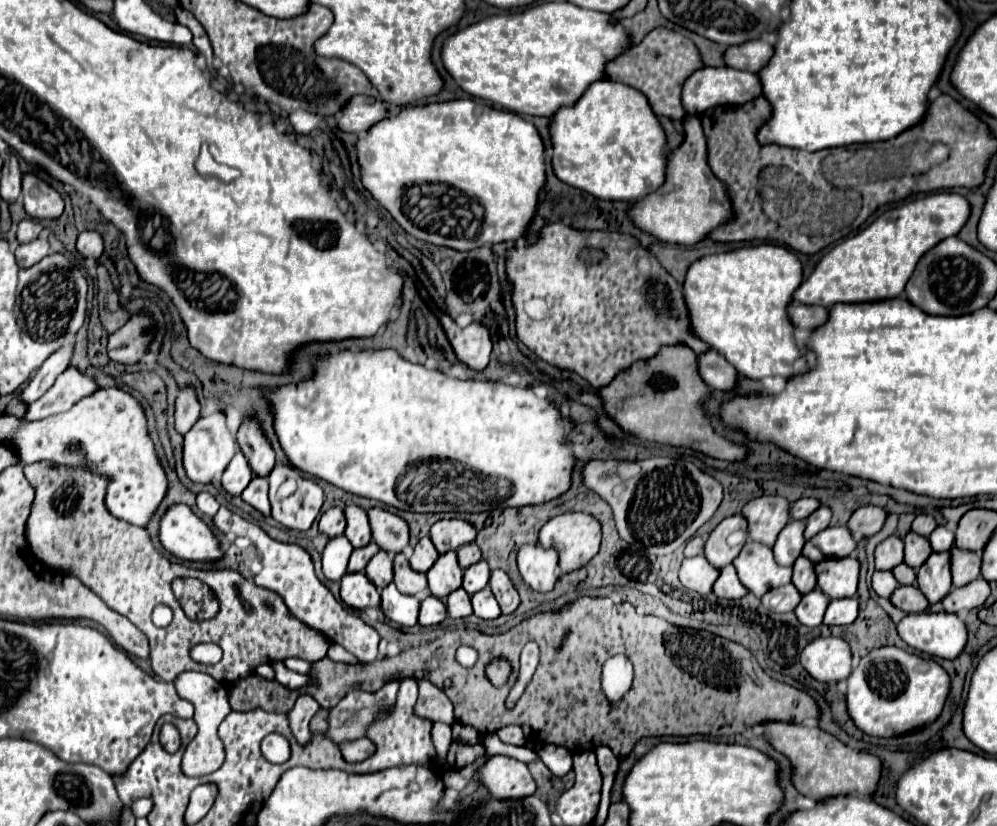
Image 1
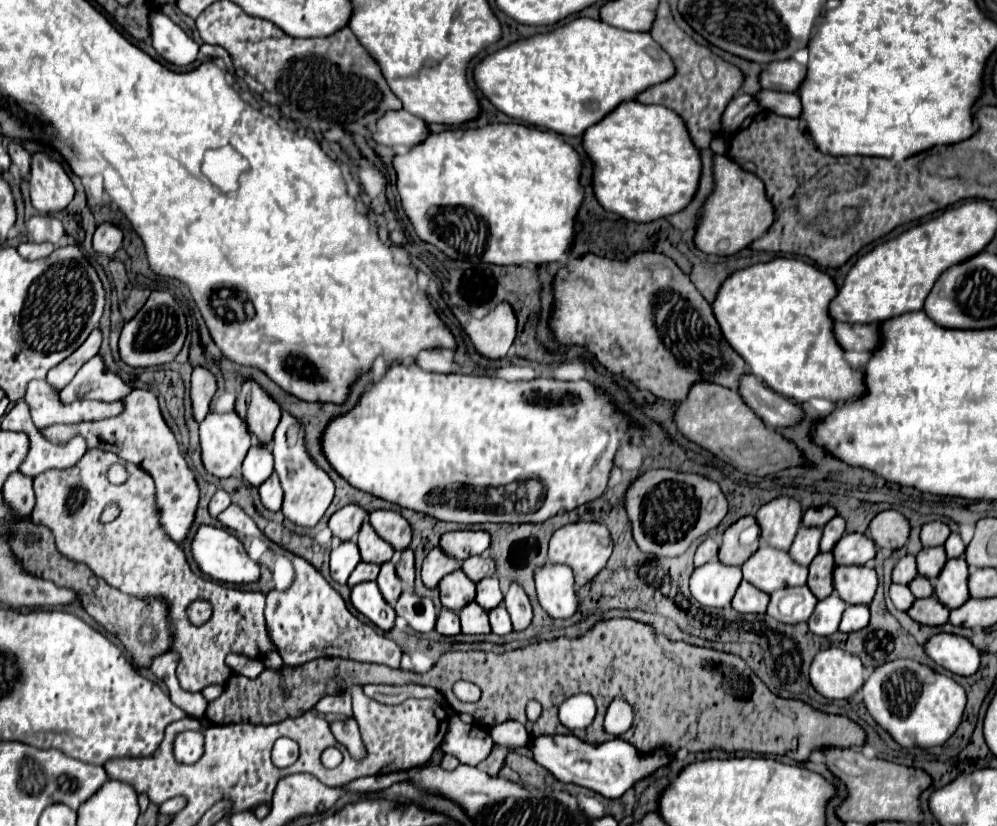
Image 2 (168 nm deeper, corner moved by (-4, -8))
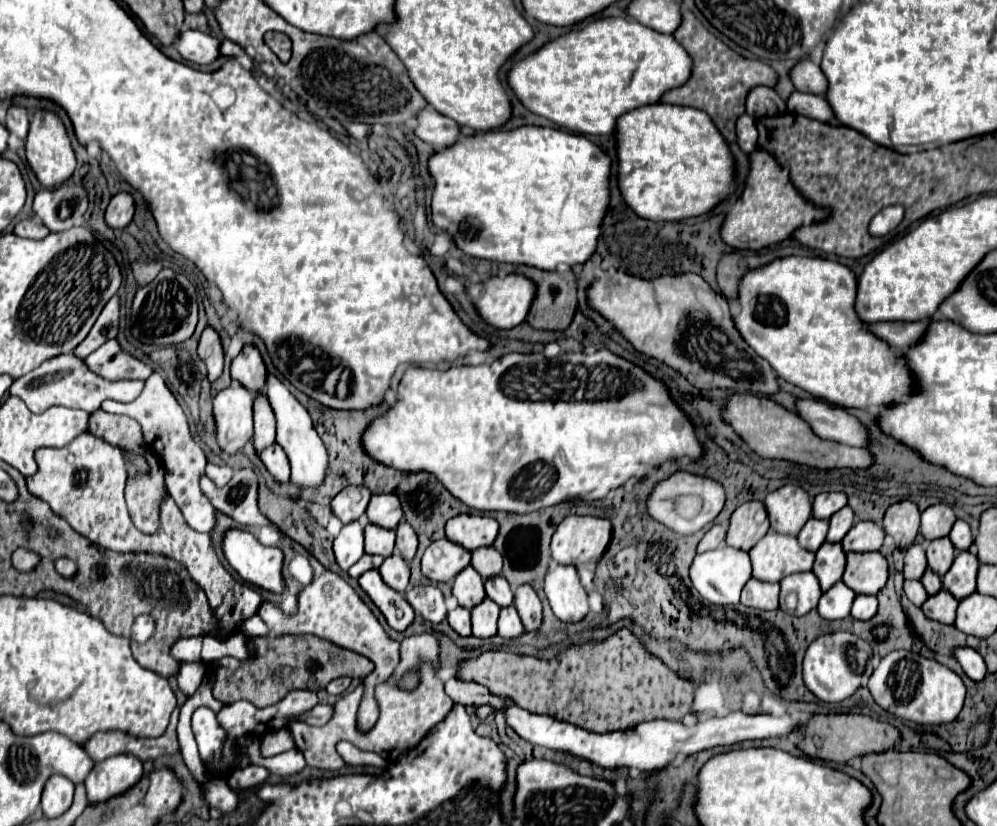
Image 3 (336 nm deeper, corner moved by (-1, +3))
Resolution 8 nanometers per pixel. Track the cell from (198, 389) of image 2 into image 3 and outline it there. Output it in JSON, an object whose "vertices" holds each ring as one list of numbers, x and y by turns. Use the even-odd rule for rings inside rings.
{"vertices":[[205,327,199,339,199,357,205,361,209,371,209,381,215,381,223,373,223,345,221,337,213,327]]}

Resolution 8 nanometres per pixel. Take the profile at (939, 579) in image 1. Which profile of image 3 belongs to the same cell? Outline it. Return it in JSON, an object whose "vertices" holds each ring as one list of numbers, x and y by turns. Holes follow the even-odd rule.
{"vertices":[[961,551,949,573,943,577,943,589,947,589,955,599,963,599,977,589,977,569,979,569,979,559,971,551]]}

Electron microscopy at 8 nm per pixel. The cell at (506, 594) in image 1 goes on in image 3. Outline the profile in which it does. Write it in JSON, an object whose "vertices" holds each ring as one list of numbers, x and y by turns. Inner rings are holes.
{"vertices":[[521,585,515,589,515,609,527,631,539,631,543,623,543,607,537,593,529,585]]}

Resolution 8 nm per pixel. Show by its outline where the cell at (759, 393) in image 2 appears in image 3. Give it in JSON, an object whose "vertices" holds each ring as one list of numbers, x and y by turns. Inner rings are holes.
{"vertices":[[801,399,797,401,797,413,823,439,851,447,869,447,871,443,867,427,845,409,831,407,817,399]]}

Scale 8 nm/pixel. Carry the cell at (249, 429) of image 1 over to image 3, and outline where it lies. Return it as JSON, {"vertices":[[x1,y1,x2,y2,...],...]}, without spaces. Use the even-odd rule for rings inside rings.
{"vertices":[[245,345,241,349,241,353,231,363,231,377,239,381,245,389,249,389,251,393,263,391,267,369,257,347]]}

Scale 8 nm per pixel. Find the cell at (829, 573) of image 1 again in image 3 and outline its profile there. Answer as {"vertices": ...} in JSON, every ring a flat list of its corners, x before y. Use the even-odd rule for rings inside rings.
{"vertices":[[879,551,847,553,843,583,859,595,877,595,889,579,889,563]]}

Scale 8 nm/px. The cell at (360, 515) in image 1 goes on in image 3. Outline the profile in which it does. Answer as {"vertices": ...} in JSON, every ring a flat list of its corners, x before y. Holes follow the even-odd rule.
{"vertices":[[371,523,365,527,365,553,389,557,393,549,395,549,395,531]]}

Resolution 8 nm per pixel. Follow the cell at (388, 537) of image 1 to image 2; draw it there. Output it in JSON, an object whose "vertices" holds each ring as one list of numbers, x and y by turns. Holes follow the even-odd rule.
{"vertices":[[376,510,370,514,370,524,382,540,386,540,394,550,406,550,410,546,410,524,392,510]]}

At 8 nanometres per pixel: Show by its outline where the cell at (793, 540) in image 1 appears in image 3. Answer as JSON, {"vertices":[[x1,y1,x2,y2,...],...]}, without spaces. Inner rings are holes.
{"vertices":[[811,517,811,519,805,523,805,527,801,529,801,533,797,535,797,539,799,539,799,543,801,543,805,549,817,551,817,549,825,543,827,531,829,531,829,521]]}

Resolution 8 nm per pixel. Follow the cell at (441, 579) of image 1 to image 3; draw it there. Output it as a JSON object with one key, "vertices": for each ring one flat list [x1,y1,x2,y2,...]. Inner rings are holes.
{"vertices":[[463,569,463,573,459,573,453,581,453,595,457,597,461,607,473,609,477,607,483,599,485,599,485,579,473,569]]}

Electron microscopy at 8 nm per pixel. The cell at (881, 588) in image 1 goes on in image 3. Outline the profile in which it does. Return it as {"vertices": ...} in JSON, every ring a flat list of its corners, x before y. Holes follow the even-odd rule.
{"vertices":[[905,581,903,589,905,589,907,597,909,597,917,607,921,607,921,605,929,599,929,595,927,595,927,591,925,591,925,587,923,587,921,581]]}

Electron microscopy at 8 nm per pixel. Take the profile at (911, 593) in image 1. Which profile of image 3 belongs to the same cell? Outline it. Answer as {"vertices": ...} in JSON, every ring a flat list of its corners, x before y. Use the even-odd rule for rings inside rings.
{"vertices":[[941,589,941,593,929,597,929,601,925,601,925,605,921,609,929,619,939,621,943,625,953,625,957,605,959,605,959,601,951,593,947,593,945,589]]}

